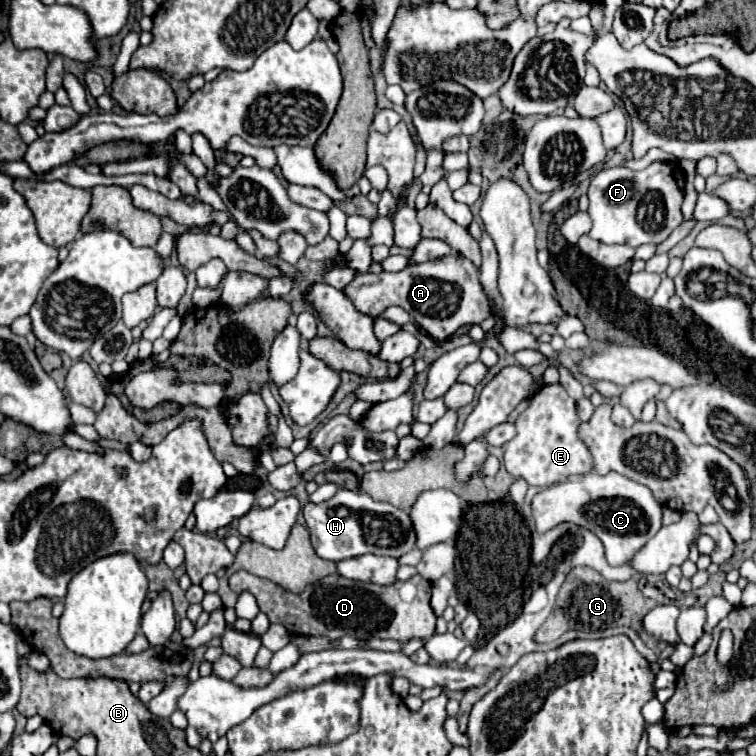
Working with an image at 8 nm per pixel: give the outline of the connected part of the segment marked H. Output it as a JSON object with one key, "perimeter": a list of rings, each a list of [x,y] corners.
{"perimeter":[[[338,489],[338,493],[324,501],[324,503],[308,503],[304,509],[306,527],[312,537],[312,545],[316,553],[322,559],[330,561],[342,561],[350,557],[358,557],[364,553],[374,555],[388,555],[388,557],[400,557],[414,549],[414,529],[410,523],[410,517],[404,509],[398,509],[390,503],[374,501],[370,495],[362,491],[350,491],[350,489]]]}

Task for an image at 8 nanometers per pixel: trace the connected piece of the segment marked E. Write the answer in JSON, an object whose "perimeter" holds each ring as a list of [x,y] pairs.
{"perimeter":[[[560,383],[542,385],[530,397],[530,407],[516,419],[516,437],[504,445],[504,465],[508,473],[526,479],[528,485],[550,487],[564,483],[564,479],[572,475],[588,475],[588,471],[594,471],[592,455],[578,435],[580,423],[576,401],[564,387]]]}

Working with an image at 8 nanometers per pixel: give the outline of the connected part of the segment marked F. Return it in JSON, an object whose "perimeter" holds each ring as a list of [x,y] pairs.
{"perimeter":[[[654,161],[642,171],[632,171],[628,167],[614,167],[614,169],[602,169],[594,175],[590,187],[588,187],[588,215],[592,217],[592,229],[590,237],[600,243],[626,243],[632,247],[638,247],[642,243],[662,243],[668,239],[668,235],[682,223],[682,197],[684,197],[684,173],[676,163],[666,161]]]}

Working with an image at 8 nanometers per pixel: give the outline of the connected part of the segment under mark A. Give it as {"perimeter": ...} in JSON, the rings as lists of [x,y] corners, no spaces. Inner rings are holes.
{"perimeter":[[[454,253],[422,265],[408,265],[398,273],[382,271],[358,275],[352,279],[352,283],[348,283],[348,287],[344,287],[344,293],[360,313],[366,313],[370,317],[378,317],[386,307],[398,305],[432,339],[446,341],[462,325],[478,325],[486,317],[490,317],[488,297],[484,295],[484,287],[480,287],[478,275],[480,273],[472,261]]]}

